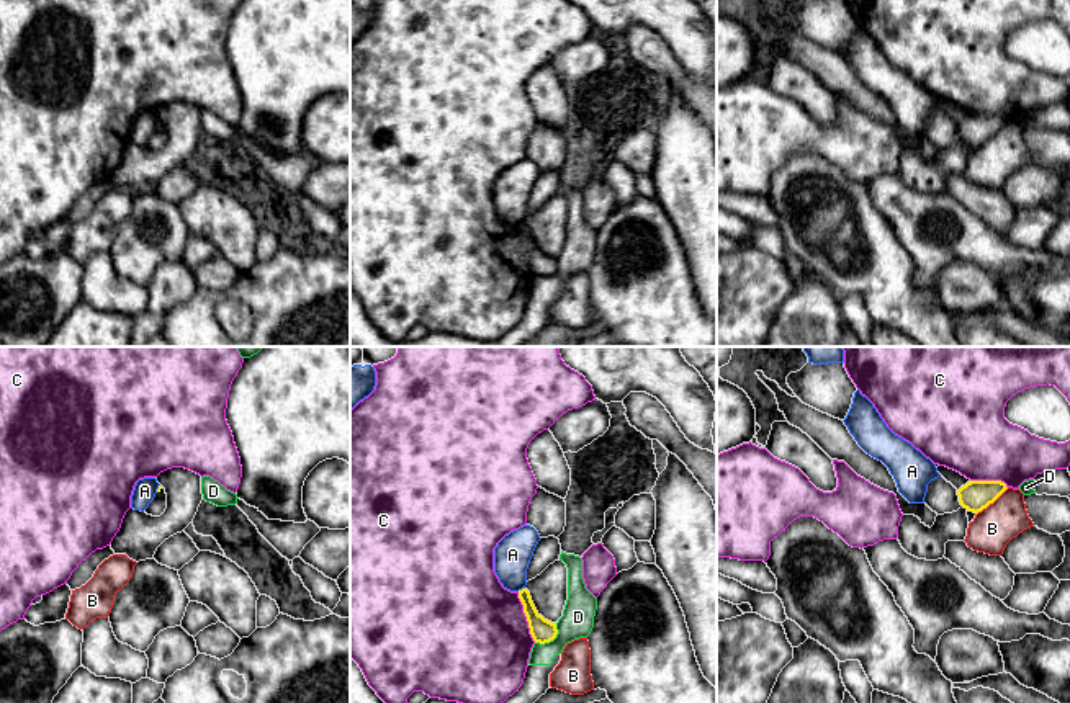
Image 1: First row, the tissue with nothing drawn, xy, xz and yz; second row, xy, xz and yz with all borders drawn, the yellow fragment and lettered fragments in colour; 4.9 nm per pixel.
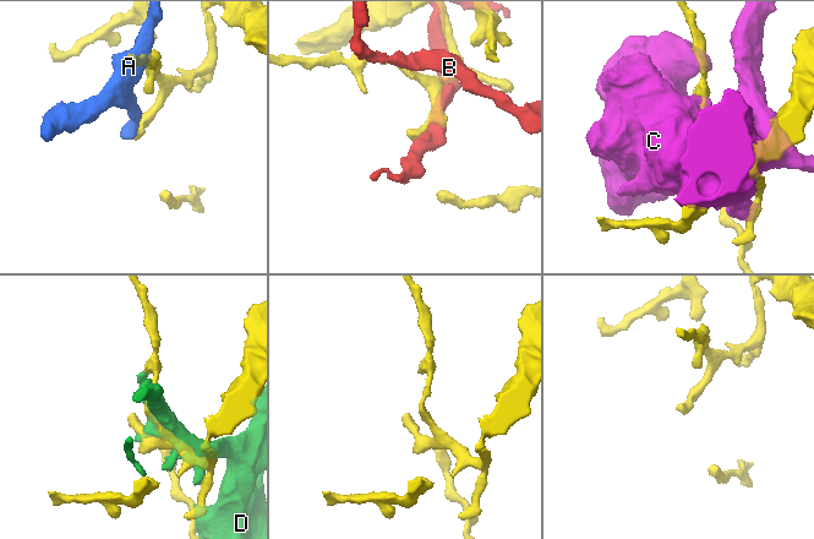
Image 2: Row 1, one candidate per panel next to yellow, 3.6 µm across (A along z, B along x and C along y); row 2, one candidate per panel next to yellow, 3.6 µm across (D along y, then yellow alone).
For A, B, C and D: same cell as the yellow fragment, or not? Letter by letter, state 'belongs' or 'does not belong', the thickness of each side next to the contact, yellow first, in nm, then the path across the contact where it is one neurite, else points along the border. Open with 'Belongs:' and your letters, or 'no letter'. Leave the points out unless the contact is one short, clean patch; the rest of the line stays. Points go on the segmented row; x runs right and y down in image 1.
Belongs: no letter
A: does not belong | 120/180 nm
B: does not belong | 150/200 nm
C: does not belong | 120/500 nm
D: does not belong | 120/160 nm

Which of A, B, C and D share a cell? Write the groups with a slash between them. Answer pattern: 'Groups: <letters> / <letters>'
Groups: A / B / C / D

